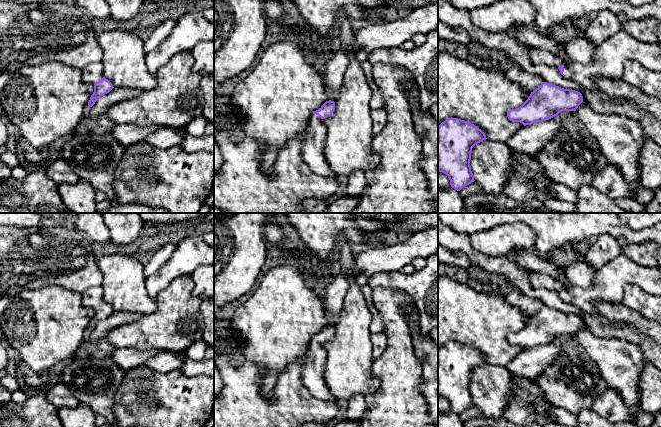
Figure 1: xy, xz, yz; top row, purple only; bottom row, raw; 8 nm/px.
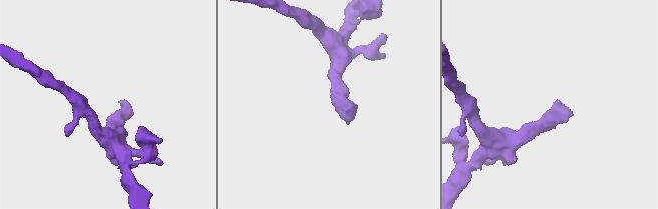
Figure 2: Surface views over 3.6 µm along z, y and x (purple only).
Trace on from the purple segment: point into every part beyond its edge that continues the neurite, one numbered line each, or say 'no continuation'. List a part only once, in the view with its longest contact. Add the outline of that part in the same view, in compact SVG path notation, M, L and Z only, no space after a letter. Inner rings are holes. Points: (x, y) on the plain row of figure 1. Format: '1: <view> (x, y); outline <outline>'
1: yz (608, 285); outline M621 254L598 269L588 288L564 289L563 298L585 314L592 314L595 301L621 303L627 284L636 285L650 295L661 296L661 269L640 266Z

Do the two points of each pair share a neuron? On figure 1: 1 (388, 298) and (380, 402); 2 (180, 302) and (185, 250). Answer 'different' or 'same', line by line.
1: same
2: different

